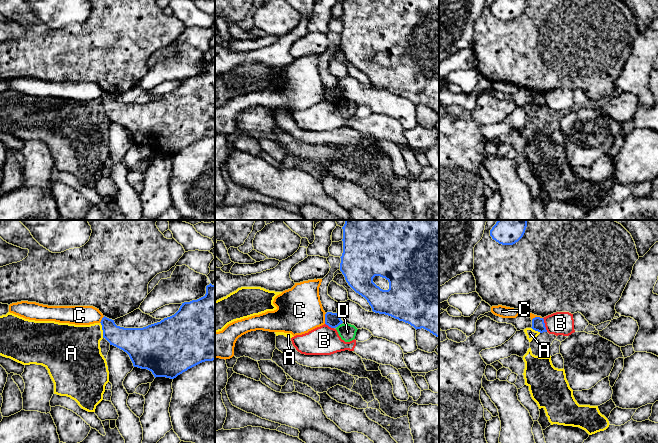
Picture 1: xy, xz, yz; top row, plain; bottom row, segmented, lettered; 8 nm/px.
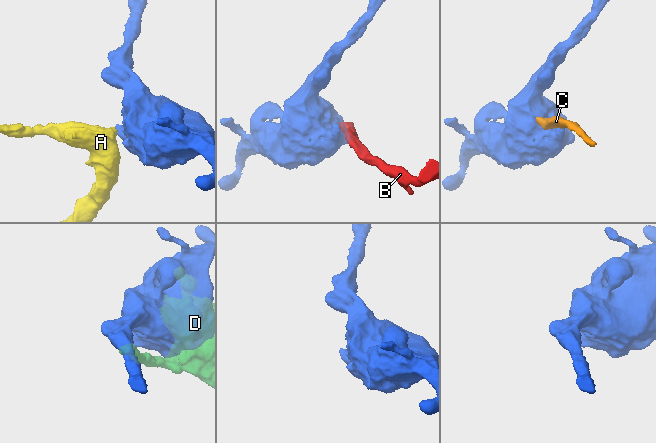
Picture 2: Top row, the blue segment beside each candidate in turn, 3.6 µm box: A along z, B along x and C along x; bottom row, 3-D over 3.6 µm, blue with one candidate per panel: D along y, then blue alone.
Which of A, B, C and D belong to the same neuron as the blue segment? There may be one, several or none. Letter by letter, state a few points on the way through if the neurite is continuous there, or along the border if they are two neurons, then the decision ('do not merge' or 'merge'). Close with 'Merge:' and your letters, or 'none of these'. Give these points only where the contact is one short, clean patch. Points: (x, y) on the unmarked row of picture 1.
A: border along xy (100, 98), (103, 113); do not merge
B: border along yz (542, 94), (547, 107); do not merge
C: border along xz (326, 89), (324, 99); do not merge
D: border along xz (339, 100), (337, 103); do not merge
Merge: none of these

